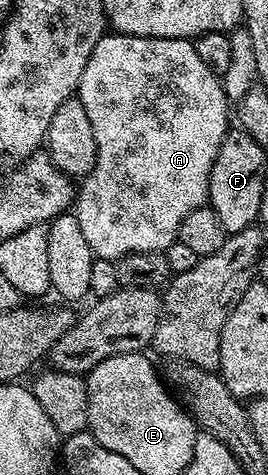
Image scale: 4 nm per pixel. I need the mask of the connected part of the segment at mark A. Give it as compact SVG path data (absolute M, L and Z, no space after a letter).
M104 33L97 41L97 45L93 46L93 51L85 64L78 85L77 97L81 105L85 105L85 114L89 116L89 121L93 121L93 137L97 137L97 161L91 172L78 184L73 204L73 213L81 224L85 241L89 241L89 249L97 259L112 261L133 253L166 252L167 247L178 240L181 221L185 221L185 217L189 217L193 209L204 206L208 202L207 190L213 161L217 161L217 149L221 149L221 141L229 130L229 124L227 124L229 100L223 91L222 78L216 75L213 69L209 69L205 61L201 61L192 40Z

